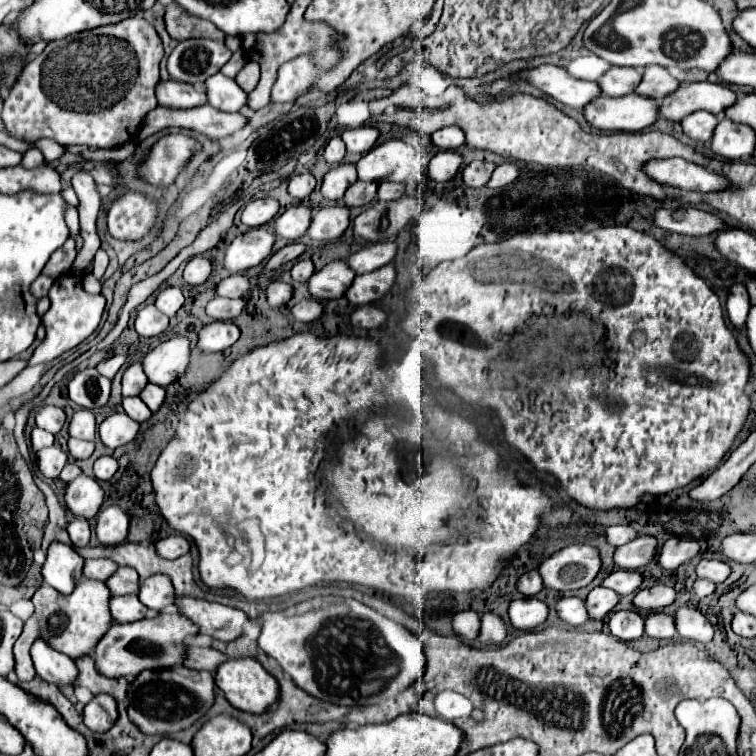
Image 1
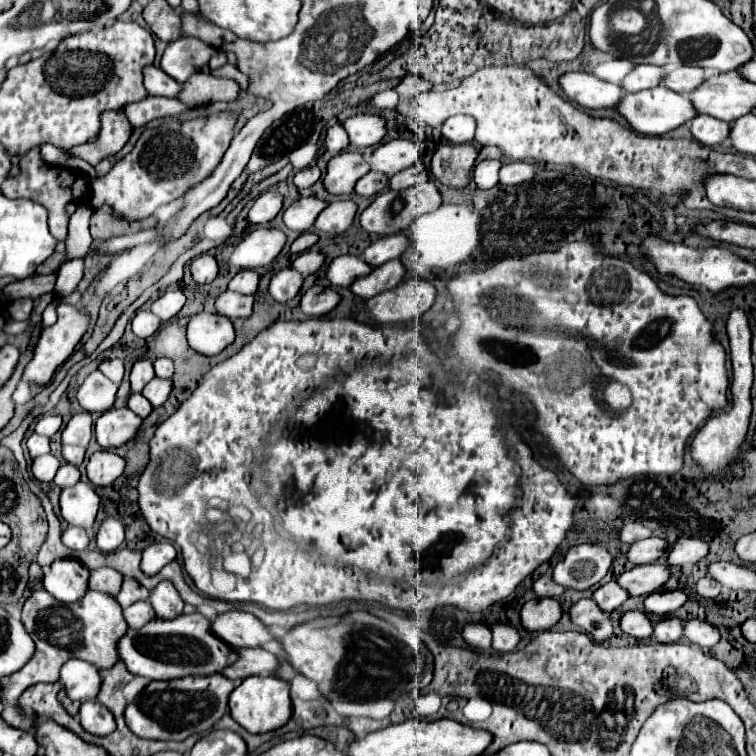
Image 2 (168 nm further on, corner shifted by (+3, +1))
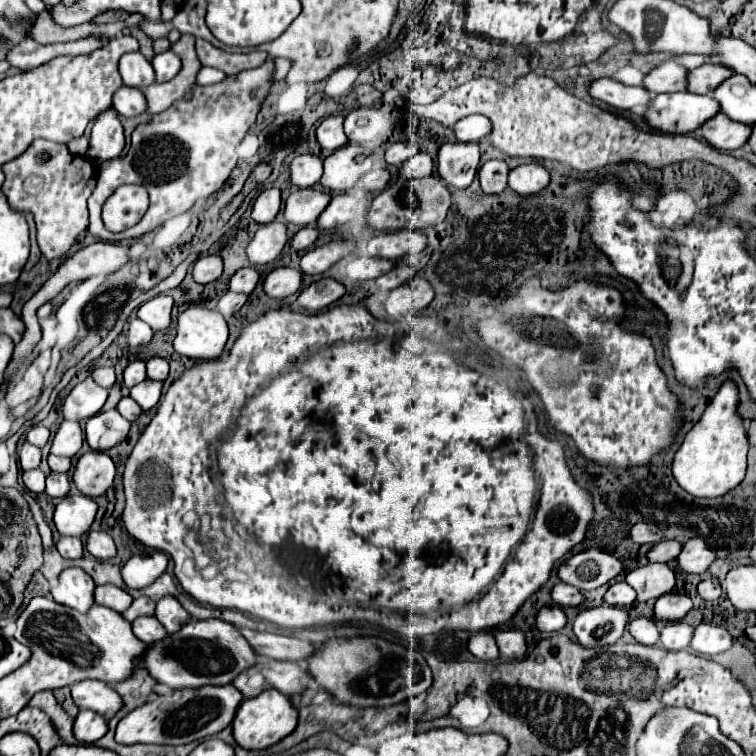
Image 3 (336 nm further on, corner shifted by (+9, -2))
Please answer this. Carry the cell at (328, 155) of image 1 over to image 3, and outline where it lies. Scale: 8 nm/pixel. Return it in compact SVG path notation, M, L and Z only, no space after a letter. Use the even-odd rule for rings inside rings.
M331 115L323 119L323 123L317 127L317 141L327 151L343 147L347 143L347 137L343 133L343 115Z

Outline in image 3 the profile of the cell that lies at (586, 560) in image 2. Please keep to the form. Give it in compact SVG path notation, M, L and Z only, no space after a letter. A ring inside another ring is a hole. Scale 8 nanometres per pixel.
M583 549L567 557L559 565L557 575L563 583L569 583L579 591L591 591L605 585L621 571L623 567L617 557L599 549Z

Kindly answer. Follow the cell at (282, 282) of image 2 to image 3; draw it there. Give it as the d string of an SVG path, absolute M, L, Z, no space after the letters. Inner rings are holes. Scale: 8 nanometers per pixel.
M279 267L273 269L263 283L263 289L269 297L273 299L285 299L293 293L297 293L301 287L301 273L297 269L289 269L289 267Z

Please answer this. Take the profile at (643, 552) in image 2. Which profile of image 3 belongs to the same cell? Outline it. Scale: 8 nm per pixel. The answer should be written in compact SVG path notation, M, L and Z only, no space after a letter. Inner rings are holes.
M659 541L655 545L651 545L651 549L647 551L647 561L649 563L667 563L671 559L677 557L677 553L681 551L681 543L679 541Z

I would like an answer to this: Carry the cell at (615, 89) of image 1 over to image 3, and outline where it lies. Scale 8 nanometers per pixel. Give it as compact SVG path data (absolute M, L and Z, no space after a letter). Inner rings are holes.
M673 59L665 61L663 65L651 69L645 79L643 87L651 93L673 93L673 91L683 91L685 89L685 67L677 65Z

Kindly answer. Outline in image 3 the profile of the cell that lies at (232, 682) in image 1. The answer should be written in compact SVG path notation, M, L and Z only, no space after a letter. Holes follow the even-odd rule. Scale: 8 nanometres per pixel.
M265 689L257 697L241 701L231 727L237 745L241 745L243 749L265 749L287 737L297 727L297 709L293 709L289 697L285 697L281 691Z

